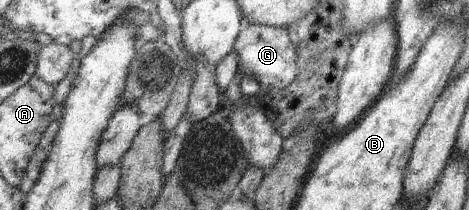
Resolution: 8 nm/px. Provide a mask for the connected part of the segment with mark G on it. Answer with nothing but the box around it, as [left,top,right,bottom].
[233,23,299,105]

